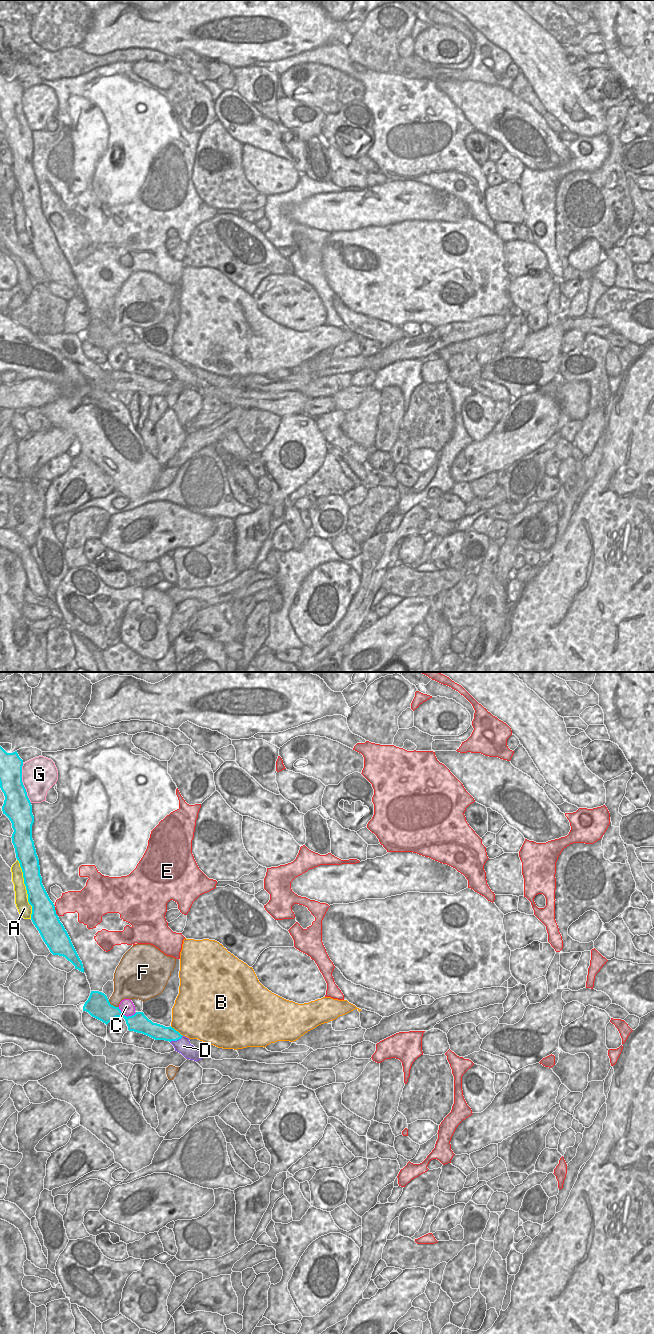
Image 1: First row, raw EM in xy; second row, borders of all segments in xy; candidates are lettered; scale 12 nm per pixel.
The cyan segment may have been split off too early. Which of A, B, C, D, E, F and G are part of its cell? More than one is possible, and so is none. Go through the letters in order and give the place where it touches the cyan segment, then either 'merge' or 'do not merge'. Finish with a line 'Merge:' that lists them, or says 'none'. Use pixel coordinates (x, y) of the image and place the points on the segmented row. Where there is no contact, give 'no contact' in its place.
A: contact xy (26, 889); do not merge
B: contact xy (177, 1031); do not merge
C: contact xy (126, 1016); do not merge
D: contact xy (176, 1040); merge
E: contact xy (55, 910); do not merge
F: contact xy (112, 1005); do not merge
G: contact xy (22, 783); do not merge
Merge: D

